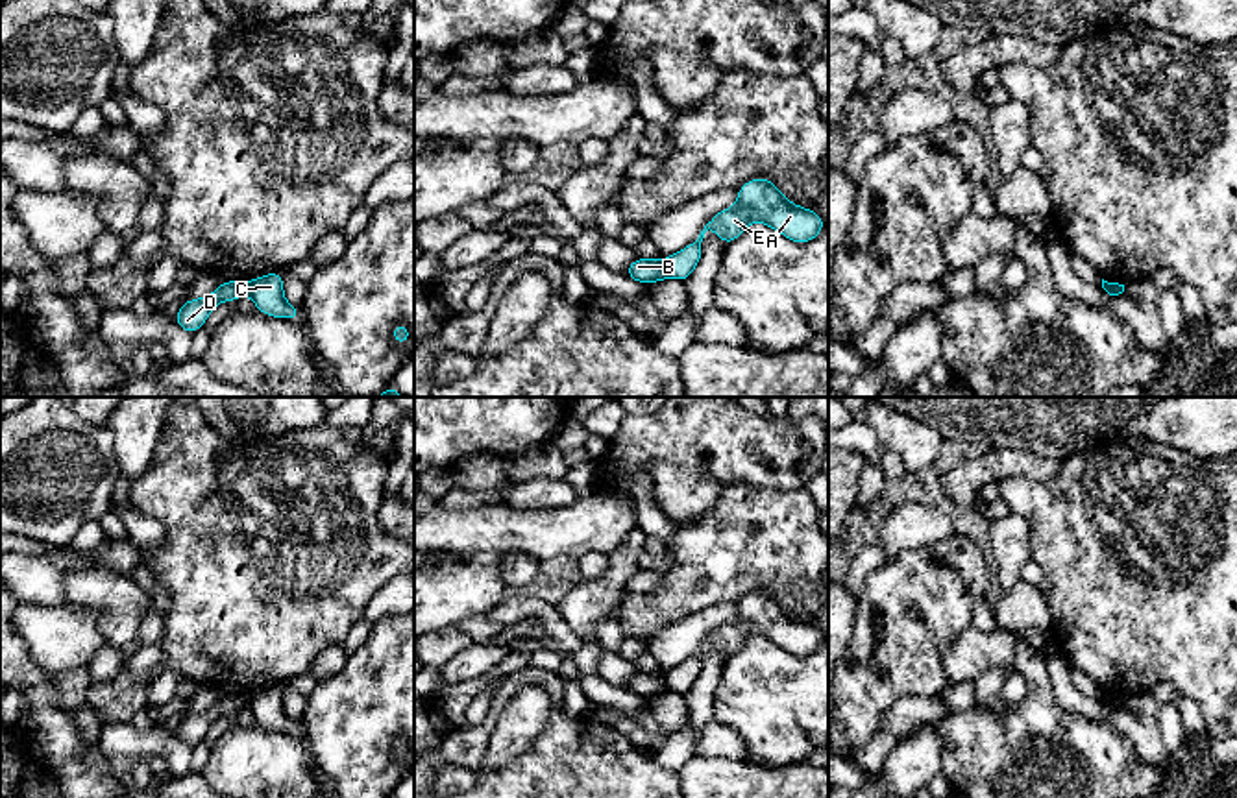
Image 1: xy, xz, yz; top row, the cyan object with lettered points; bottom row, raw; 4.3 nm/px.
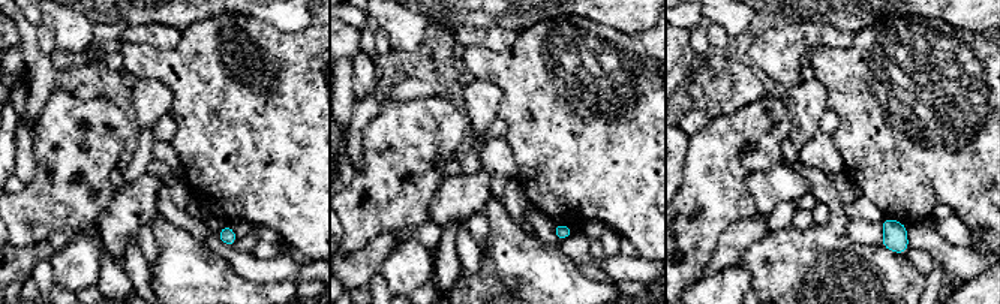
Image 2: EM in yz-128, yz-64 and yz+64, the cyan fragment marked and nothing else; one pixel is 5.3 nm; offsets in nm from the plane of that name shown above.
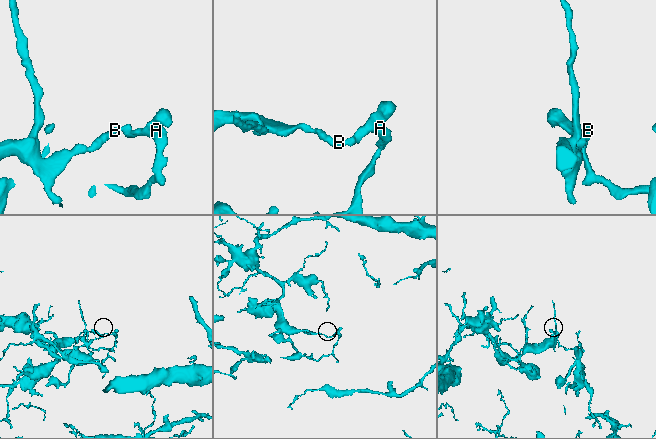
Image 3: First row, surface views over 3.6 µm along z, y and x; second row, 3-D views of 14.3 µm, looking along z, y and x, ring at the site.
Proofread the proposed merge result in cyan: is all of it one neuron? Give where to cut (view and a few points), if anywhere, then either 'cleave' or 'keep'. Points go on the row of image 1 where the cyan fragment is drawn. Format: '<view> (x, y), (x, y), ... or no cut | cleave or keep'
xz (662, 263), (668, 276) | cleave

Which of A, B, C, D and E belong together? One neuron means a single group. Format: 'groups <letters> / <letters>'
groups A C E / B D

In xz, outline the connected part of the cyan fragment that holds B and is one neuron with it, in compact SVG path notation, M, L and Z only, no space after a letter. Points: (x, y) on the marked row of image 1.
M634 259L629 264L625 275L642 284L656 283L667 277L664 262L660 259Z

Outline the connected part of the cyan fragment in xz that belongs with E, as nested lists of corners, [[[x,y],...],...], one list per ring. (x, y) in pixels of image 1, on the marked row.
[[[754,177],[738,188],[732,209],[714,214],[693,244],[664,260],[667,277],[684,283],[692,275],[701,260],[701,242],[708,229],[729,246],[749,222],[762,222],[797,244],[814,240],[827,224],[815,211],[790,203],[767,177]]]

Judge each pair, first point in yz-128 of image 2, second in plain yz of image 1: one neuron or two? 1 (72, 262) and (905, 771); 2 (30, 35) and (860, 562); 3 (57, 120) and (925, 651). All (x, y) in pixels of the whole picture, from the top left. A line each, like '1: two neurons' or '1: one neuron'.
1: one neuron
2: one neuron
3: one neuron

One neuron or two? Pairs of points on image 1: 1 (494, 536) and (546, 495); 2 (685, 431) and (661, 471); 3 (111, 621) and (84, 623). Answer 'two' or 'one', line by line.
1: two
2: two
3: two

